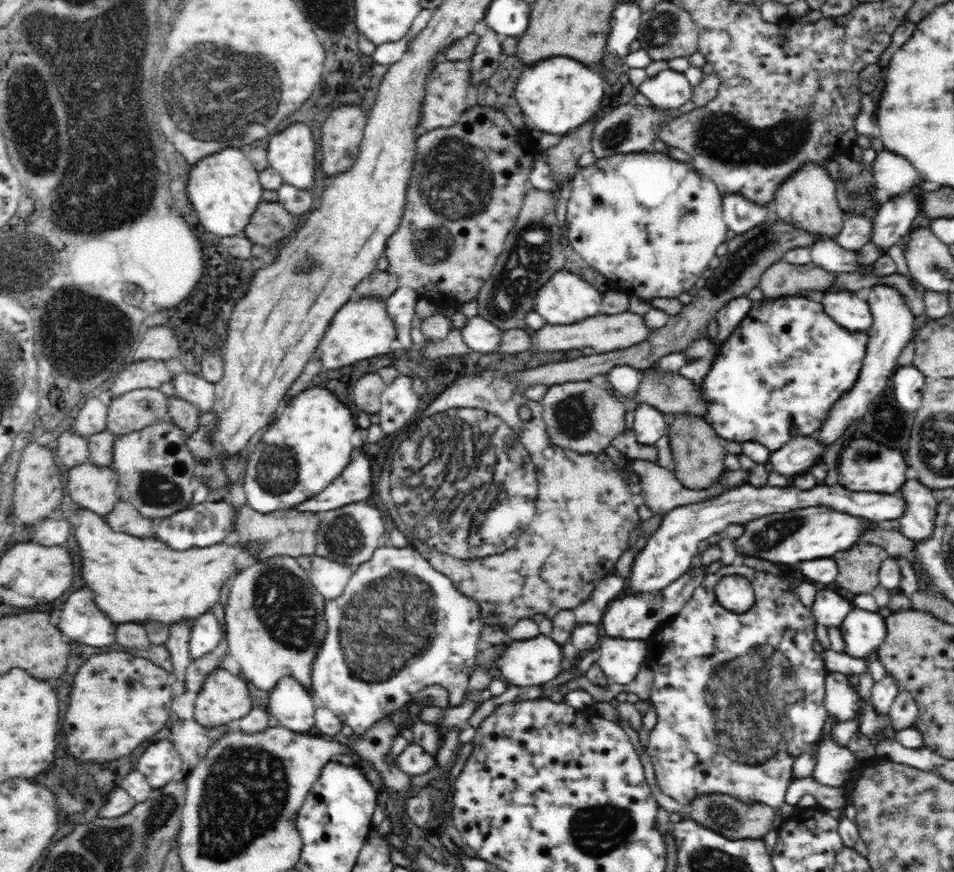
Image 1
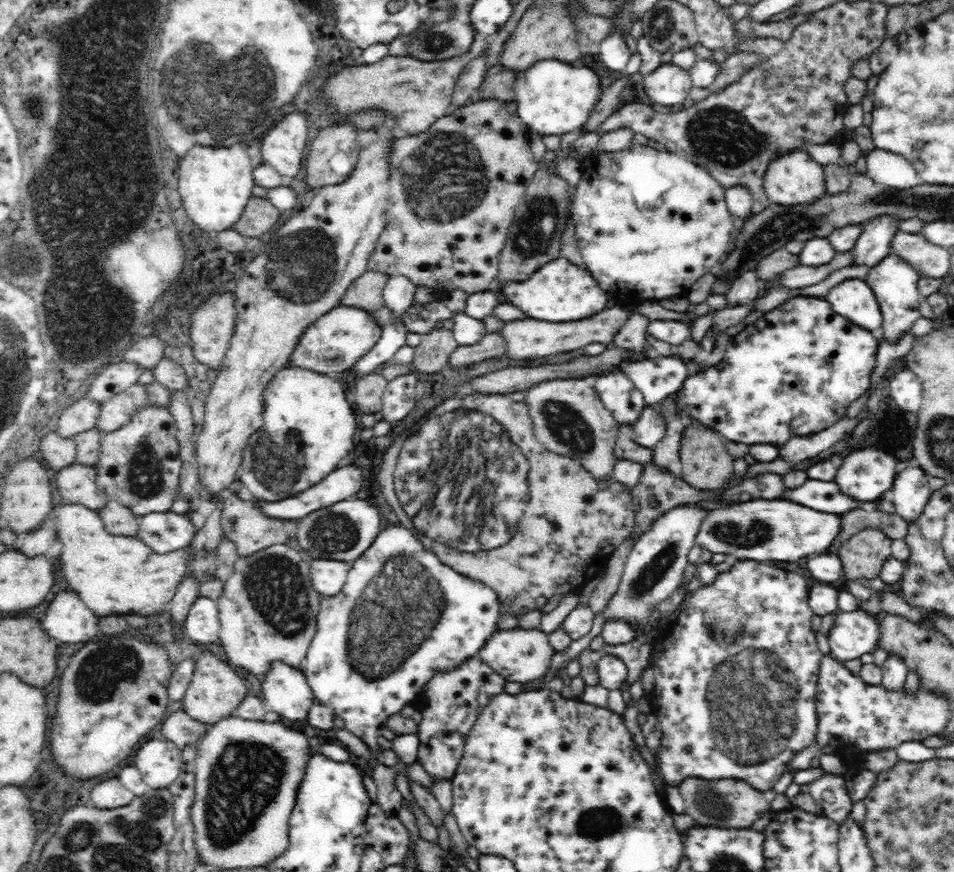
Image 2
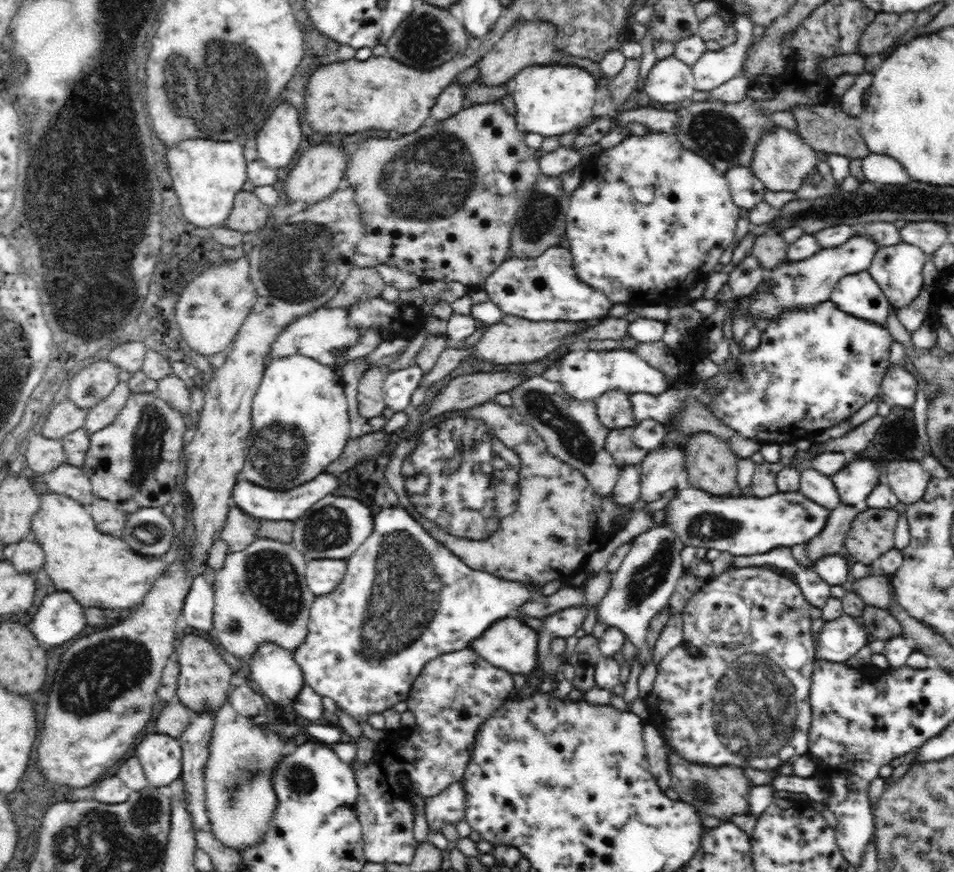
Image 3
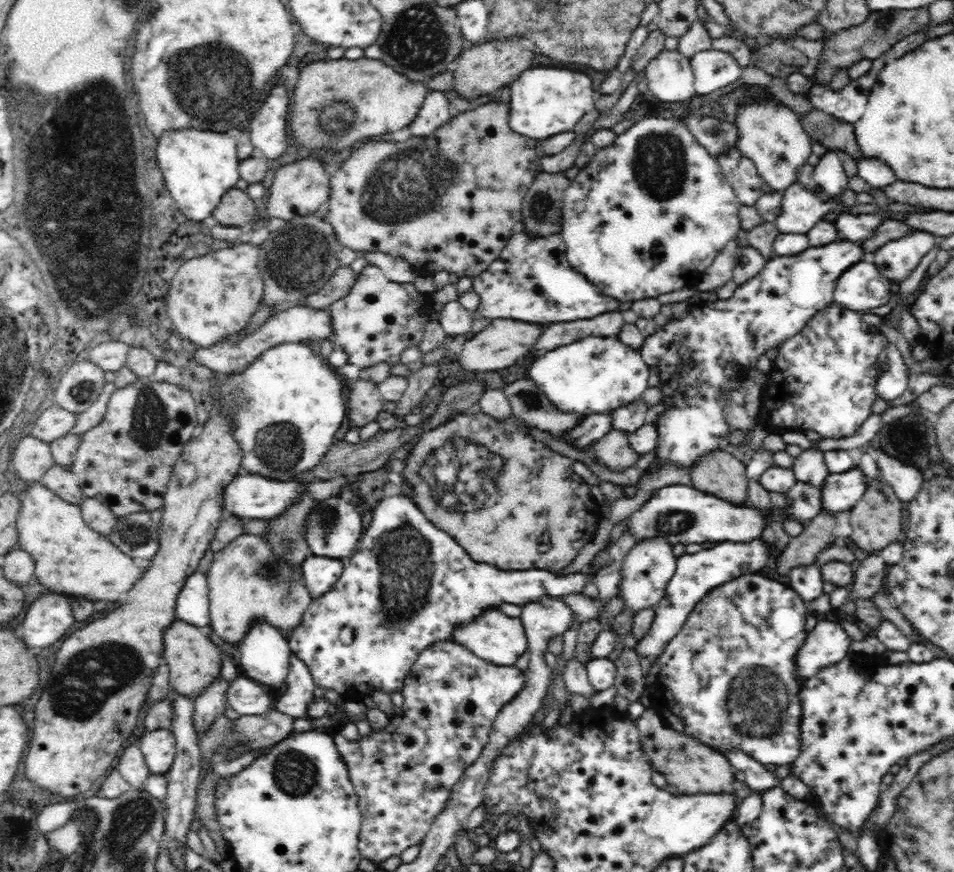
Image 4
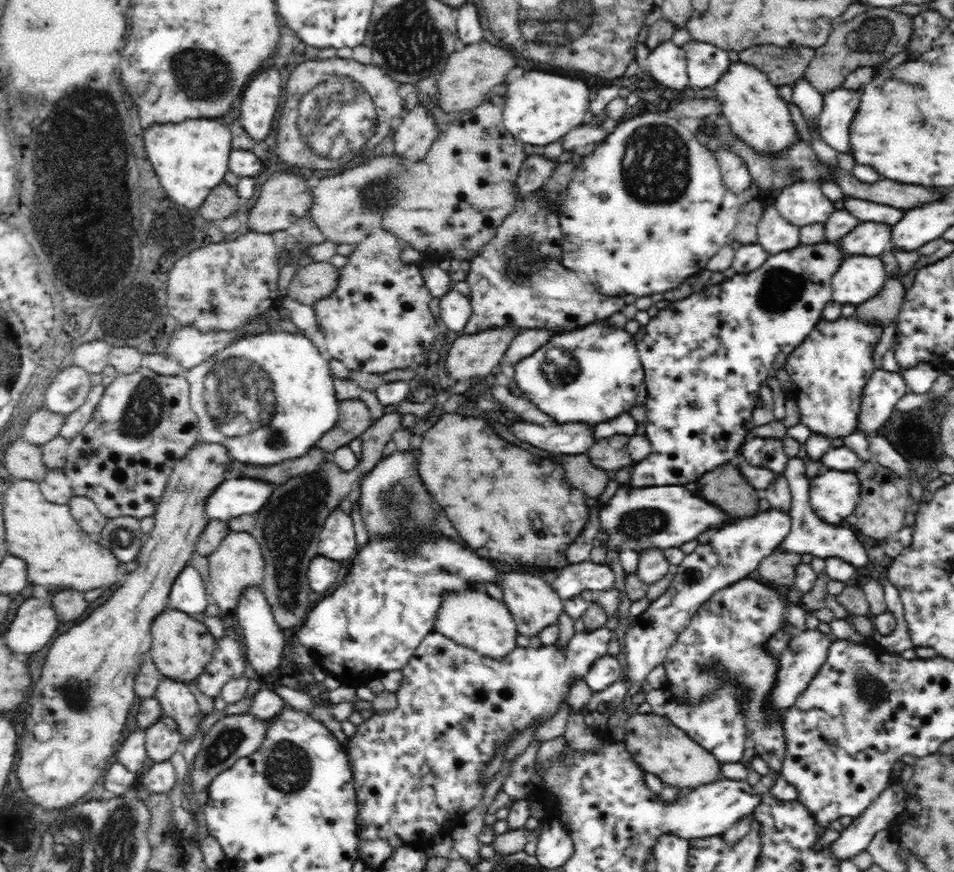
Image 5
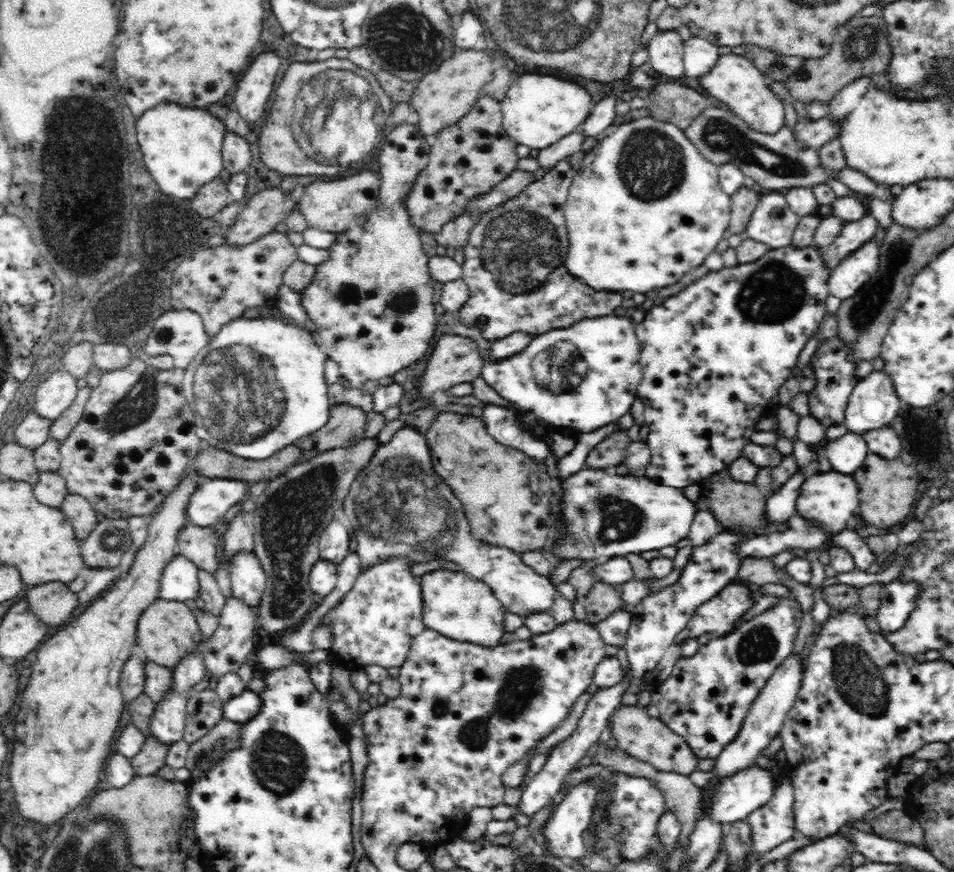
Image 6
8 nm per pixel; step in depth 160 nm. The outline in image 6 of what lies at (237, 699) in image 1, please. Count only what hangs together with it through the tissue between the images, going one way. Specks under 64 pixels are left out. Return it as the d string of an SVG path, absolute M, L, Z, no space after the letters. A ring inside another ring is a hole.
M158 598L150 603L137 620L135 642L138 652L145 658L166 666L171 666L184 654L189 653L196 645L205 641L199 630L196 617L192 614L192 607L178 600L163 600Z

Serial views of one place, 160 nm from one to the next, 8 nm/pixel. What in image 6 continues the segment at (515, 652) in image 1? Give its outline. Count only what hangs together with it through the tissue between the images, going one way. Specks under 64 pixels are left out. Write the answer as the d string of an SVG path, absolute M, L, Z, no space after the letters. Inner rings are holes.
M430 570L417 578L422 591L422 614L425 628L440 632L448 638L480 645L503 644L504 605L492 589L481 580L454 570Z

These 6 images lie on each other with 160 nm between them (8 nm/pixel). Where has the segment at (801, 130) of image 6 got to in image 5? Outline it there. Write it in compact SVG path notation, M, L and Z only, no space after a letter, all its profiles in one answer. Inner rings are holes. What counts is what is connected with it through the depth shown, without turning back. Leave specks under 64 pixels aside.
M841 88L823 95L823 108L819 118L821 140L839 153L850 153L849 128L860 104L863 88Z

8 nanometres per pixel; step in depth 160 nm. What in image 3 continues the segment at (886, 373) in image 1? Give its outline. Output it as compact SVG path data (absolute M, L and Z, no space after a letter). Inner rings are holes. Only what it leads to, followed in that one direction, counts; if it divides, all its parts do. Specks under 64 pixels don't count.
M908 243L880 247L876 251L874 260L872 260L872 264L867 268L867 271L886 295L892 311L898 312L902 308L908 308L908 305L912 304L921 293L924 286L922 268L926 264L927 256L922 249Z

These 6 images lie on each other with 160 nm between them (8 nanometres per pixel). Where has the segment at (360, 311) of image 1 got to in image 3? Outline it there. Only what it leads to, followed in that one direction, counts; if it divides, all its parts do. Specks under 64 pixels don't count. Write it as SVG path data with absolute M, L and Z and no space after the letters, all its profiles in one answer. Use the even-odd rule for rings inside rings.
M324 307L316 309L316 312L308 316L298 318L284 328L280 338L272 345L269 358L287 357L288 355L301 354L319 361L320 364L334 366L338 362L338 356L343 356L359 341L360 333L356 325L349 320L348 309Z

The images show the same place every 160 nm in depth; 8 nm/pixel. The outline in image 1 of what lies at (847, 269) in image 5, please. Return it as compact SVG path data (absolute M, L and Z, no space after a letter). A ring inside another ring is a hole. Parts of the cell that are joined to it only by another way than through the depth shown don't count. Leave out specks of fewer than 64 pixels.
M852 291L825 293L821 304L828 316L844 329L867 333L872 327L870 305Z

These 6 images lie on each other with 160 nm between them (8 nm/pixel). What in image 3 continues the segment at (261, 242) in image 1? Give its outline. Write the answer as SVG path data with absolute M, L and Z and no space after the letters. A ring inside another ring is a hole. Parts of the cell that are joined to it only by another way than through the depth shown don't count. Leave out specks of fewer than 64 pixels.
M242 191L236 195L225 226L243 233L253 233L266 226L271 211L272 208L264 204L254 193Z

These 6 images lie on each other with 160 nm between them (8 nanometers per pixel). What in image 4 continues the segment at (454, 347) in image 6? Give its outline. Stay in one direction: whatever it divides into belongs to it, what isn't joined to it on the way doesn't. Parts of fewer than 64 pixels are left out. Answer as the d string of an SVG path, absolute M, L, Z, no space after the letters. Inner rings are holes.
M494 319L491 324L479 334L470 335L464 350L460 352L460 364L466 370L476 370L477 374L484 370L500 370L510 368L514 362L518 362L522 356L526 356L542 334L542 328L536 324L520 324L512 319Z

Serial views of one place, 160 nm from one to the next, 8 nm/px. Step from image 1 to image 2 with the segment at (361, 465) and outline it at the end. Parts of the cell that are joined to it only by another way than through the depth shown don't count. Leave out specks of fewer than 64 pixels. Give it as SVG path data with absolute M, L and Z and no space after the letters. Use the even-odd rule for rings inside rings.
M355 464L338 467L338 470L333 470L328 473L318 484L312 485L310 488L304 489L304 492L299 492L296 496L280 499L280 502L260 502L261 512L271 518L282 520L299 520L304 518L306 514L314 512L316 509L327 507L331 504L336 504L338 501L357 498L354 494L358 494L364 488L364 475L362 469Z

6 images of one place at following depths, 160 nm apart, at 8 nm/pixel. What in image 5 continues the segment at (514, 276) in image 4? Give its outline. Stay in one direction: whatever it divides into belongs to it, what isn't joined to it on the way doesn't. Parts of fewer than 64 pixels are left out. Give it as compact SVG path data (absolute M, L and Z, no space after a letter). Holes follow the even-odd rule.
M538 196L519 202L515 211L512 211L495 230L491 243L486 245L479 255L470 262L470 271L465 278L471 293L469 300L472 314L463 331L465 334L477 334L490 331L495 327L518 326L522 328L548 328L550 330L572 330L584 327L596 320L608 319L612 314L621 312L626 306L627 297L606 296L591 285L588 277L583 274L574 274L572 270L562 266L562 234L558 224L558 216L548 212L548 206L538 200Z

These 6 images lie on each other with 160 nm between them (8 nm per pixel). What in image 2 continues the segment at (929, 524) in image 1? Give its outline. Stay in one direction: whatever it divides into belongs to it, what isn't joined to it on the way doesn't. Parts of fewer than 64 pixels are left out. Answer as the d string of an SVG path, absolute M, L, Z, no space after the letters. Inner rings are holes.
M908 468L896 475L889 498L895 512L910 524L924 512L932 493L928 476L920 468Z

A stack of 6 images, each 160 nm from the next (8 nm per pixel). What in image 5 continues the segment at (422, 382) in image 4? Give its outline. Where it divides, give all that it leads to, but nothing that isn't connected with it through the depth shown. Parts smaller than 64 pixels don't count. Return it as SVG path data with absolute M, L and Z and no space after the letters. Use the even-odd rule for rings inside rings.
M391 411L376 420L361 434L362 460L352 472L342 472L334 462L322 463L317 471L292 477L284 484L276 486L274 494L269 496L259 510L258 524L251 532L261 548L265 560L263 594L270 605L275 621L282 629L295 630L300 627L314 603L310 602L311 590L308 586L307 570L310 560L318 555L320 530L340 502L348 497L348 492L362 476L375 467L382 457L383 450L392 435L404 428L405 415L400 411Z

